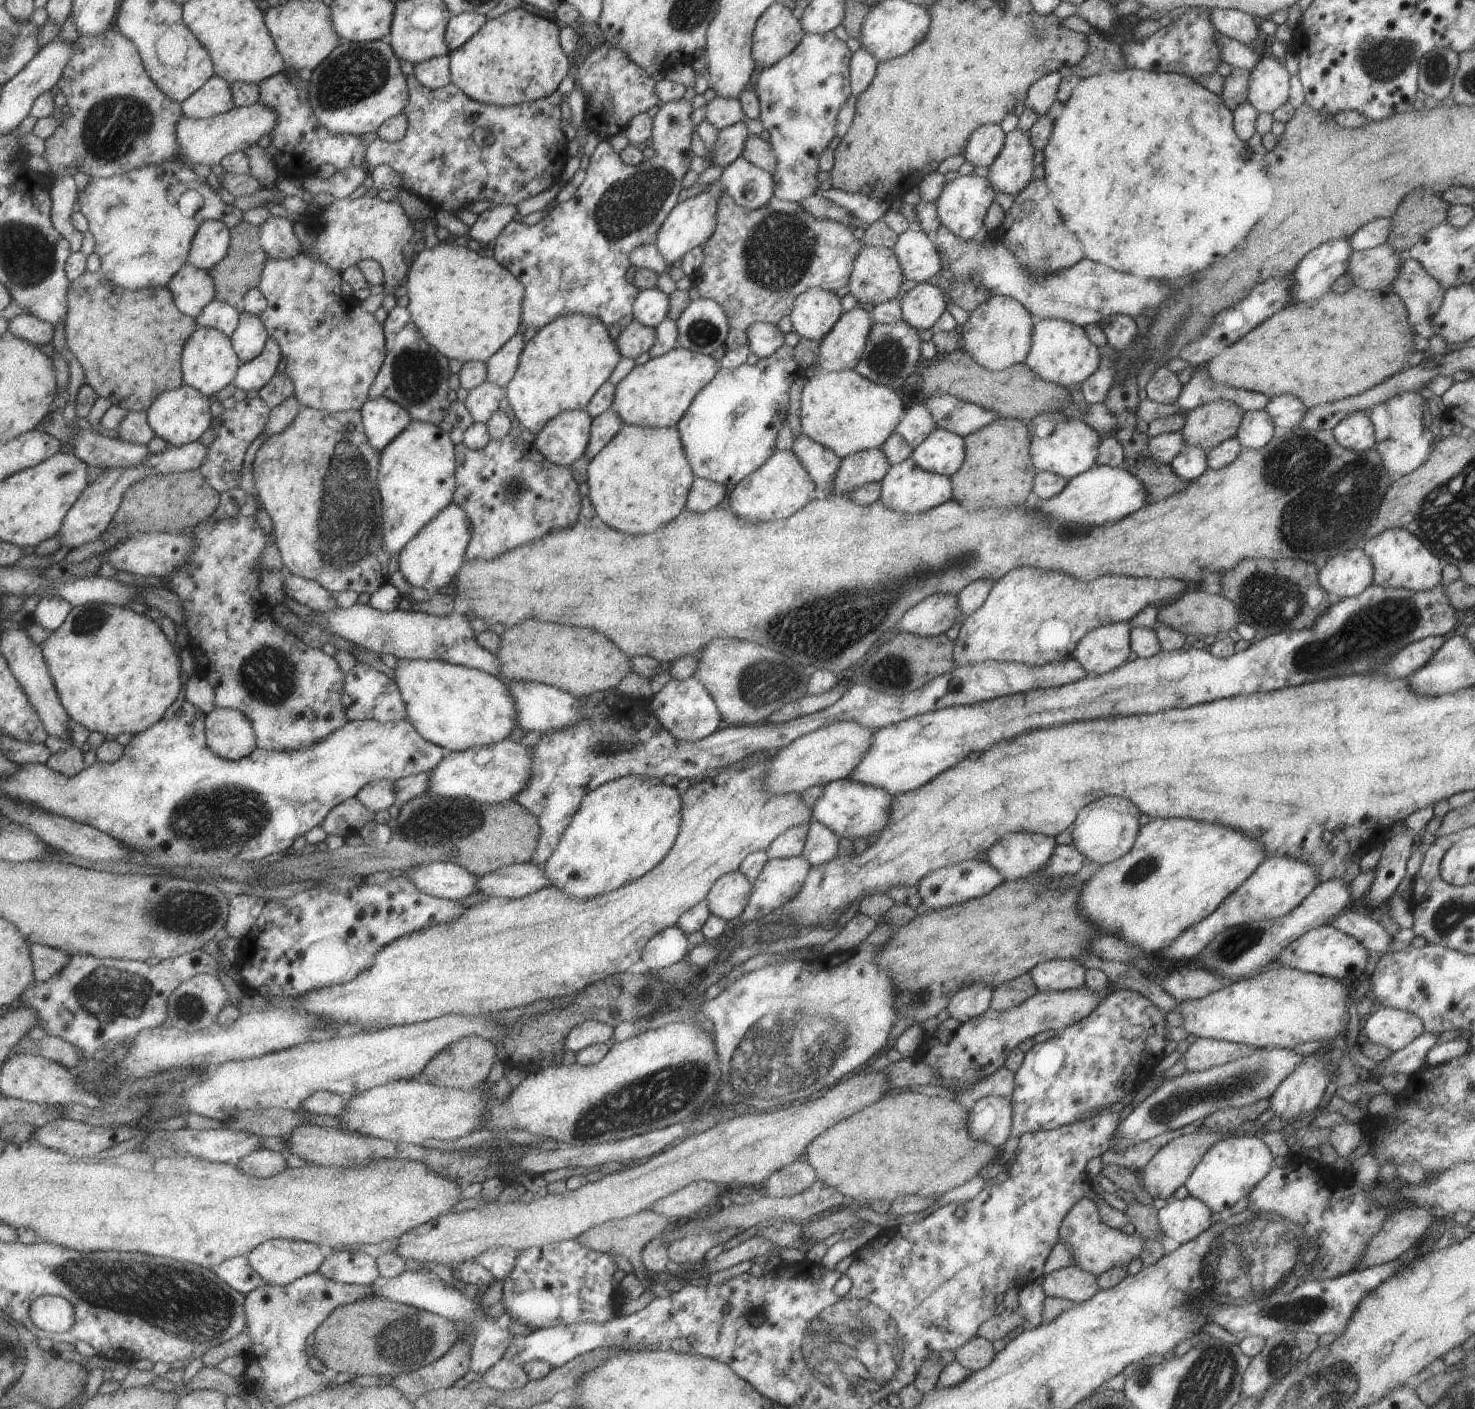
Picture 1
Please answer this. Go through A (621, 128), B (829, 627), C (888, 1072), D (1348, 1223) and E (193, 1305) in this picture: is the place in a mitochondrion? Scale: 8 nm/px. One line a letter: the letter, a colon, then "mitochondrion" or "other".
A: other
B: mitochondrion
C: other
D: other
E: mitochondrion

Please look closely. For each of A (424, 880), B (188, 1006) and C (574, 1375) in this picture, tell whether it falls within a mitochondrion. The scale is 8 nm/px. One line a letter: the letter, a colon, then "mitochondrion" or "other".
A: other
B: mitochondrion
C: other

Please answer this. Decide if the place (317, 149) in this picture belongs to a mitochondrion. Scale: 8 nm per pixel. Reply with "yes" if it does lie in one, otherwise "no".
no

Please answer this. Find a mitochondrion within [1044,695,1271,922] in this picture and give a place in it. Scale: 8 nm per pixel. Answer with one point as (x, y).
(1143, 869)

